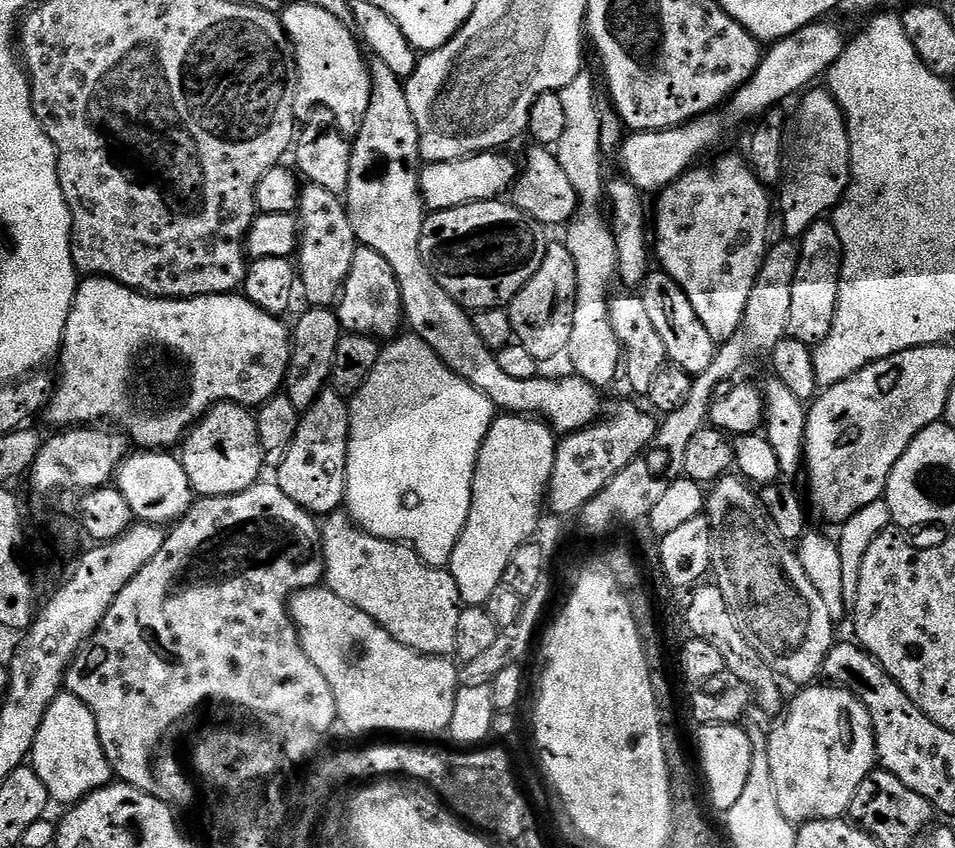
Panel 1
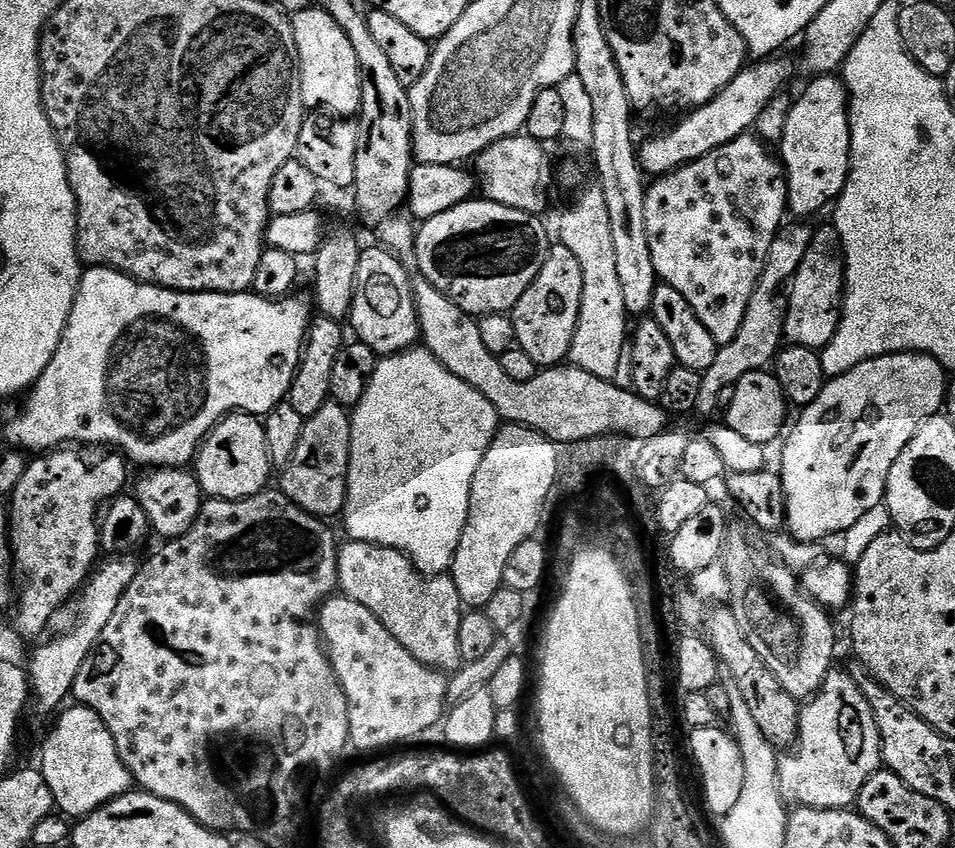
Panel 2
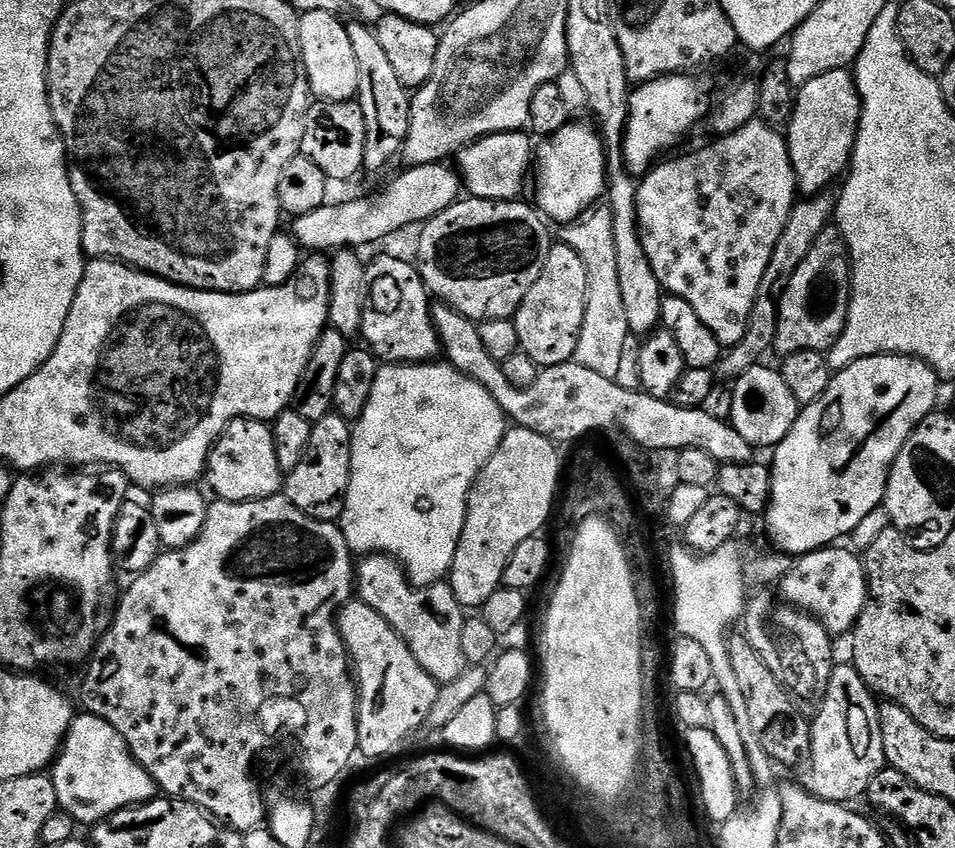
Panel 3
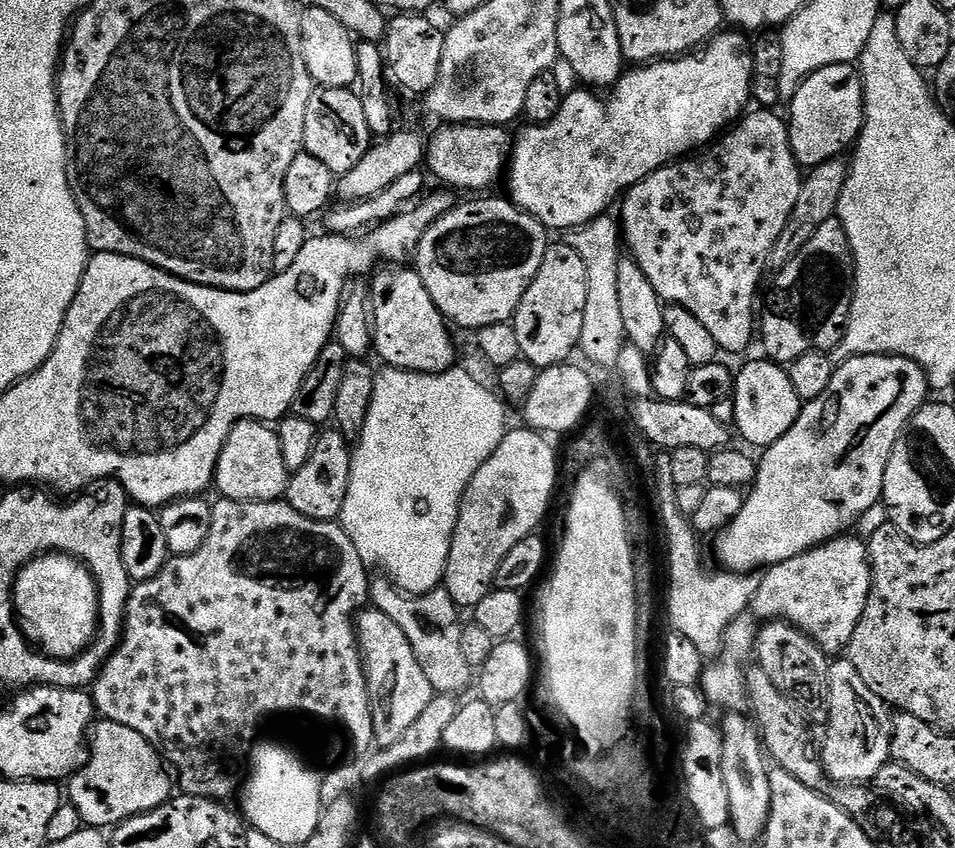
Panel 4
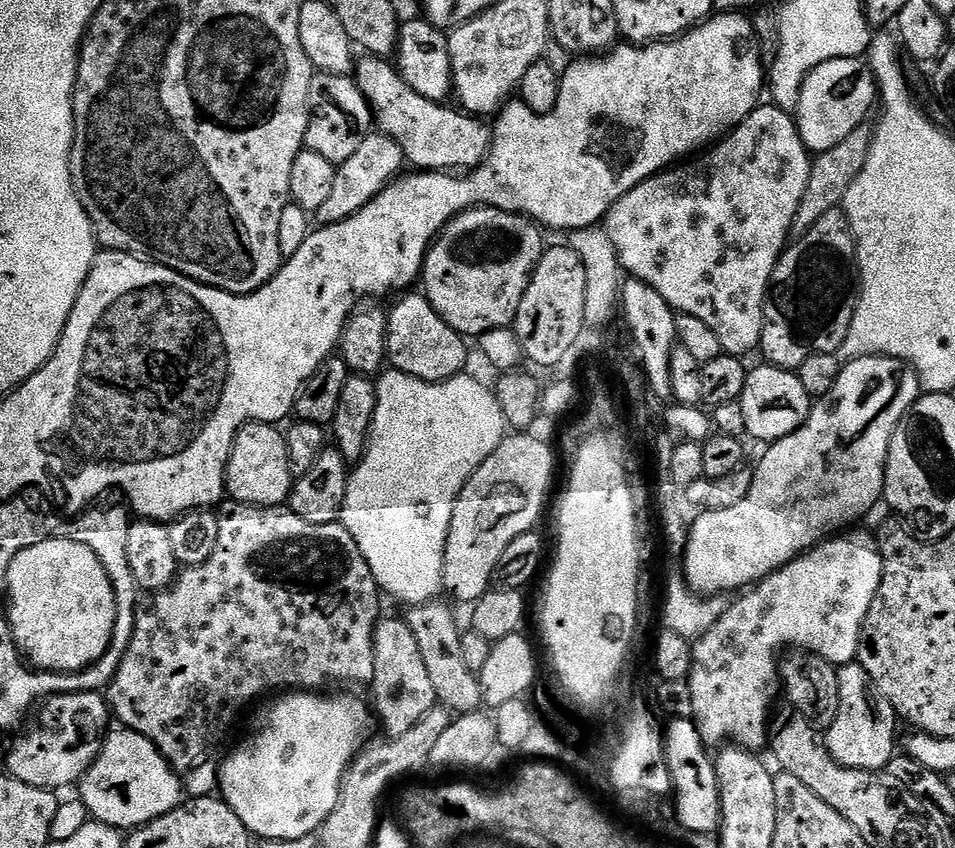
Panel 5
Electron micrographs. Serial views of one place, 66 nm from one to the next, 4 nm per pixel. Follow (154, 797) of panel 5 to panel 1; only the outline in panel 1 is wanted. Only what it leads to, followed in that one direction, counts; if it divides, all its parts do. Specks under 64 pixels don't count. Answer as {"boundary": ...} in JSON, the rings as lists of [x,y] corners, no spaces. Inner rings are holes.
{"boundary":[[[61,694],[54,698],[38,738],[30,753],[30,767],[42,778],[49,797],[63,806],[79,804],[86,796],[92,795],[100,788],[113,783],[114,773],[108,765],[104,747],[100,745],[100,735],[94,714],[76,696]]]}

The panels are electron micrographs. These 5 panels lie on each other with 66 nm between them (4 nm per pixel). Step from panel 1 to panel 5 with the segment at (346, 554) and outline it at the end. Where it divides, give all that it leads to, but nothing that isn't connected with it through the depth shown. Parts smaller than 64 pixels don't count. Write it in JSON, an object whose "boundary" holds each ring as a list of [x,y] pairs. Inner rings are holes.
{"boundary":[[[441,602],[417,604],[407,609],[406,623],[422,650],[422,662],[426,662],[426,674],[434,686],[437,701],[453,714],[475,712],[481,707],[484,695],[477,673],[471,672],[462,659],[461,629],[456,629],[456,616]]]}

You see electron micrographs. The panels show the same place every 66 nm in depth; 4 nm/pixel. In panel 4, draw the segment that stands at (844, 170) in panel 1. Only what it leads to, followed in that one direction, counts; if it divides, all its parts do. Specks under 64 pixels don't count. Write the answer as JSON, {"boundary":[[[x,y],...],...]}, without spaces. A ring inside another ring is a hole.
{"boundary":[[[835,64],[826,66],[814,74],[810,74],[797,90],[796,95],[791,97],[792,120],[788,124],[788,137],[790,146],[796,155],[801,169],[811,170],[827,160],[843,157],[844,151],[855,145],[860,132],[864,129],[864,79],[852,64]]]}

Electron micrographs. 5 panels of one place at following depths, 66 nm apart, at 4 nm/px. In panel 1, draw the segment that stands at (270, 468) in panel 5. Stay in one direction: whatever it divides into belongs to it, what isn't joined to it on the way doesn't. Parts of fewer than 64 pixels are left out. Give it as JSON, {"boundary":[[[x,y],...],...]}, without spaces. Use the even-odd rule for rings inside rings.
{"boundary":[[[217,404],[184,437],[184,453],[179,453],[178,459],[197,497],[238,494],[261,479],[260,471],[266,468],[264,452],[260,448],[256,416],[248,412],[251,411],[243,404]]]}

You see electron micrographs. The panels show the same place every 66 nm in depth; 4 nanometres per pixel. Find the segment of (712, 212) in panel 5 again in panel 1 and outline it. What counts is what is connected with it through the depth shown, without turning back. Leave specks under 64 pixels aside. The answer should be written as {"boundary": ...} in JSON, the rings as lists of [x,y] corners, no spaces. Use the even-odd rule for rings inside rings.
{"boundary":[[[724,156],[713,168],[693,167],[655,197],[655,259],[657,256],[662,271],[682,286],[686,298],[690,298],[690,306],[694,306],[694,314],[698,314],[702,326],[706,326],[717,345],[734,338],[734,330],[744,321],[750,290],[754,290],[754,282],[764,265],[764,255],[770,247],[768,231],[772,228],[772,216],[774,220],[774,200],[768,197],[770,188],[759,180],[749,161],[743,158]]]}

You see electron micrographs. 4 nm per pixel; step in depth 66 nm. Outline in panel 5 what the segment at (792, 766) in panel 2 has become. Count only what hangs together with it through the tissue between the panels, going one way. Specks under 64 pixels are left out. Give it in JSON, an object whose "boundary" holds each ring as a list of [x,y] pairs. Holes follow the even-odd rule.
{"boundary":[[[860,663],[845,664],[836,673],[838,678],[838,710],[834,722],[826,730],[826,747],[828,753],[837,760],[842,768],[854,770],[866,770],[879,773],[892,760],[896,748],[896,724],[898,717],[890,706],[890,702],[880,699],[875,688],[872,687],[872,679],[866,674],[866,670]]]}

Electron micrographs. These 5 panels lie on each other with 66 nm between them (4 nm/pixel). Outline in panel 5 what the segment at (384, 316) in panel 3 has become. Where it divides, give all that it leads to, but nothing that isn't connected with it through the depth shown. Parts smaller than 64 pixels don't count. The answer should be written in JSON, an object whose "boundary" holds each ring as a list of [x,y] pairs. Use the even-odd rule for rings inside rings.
{"boundary":[[[404,294],[399,297],[393,308],[387,309],[388,314],[388,354],[387,363],[391,365],[397,372],[404,372],[407,376],[418,378],[422,382],[430,382],[431,384],[441,384],[450,378],[461,375],[465,371],[464,368],[468,364],[468,348],[465,337],[457,334],[450,326],[446,326],[446,322],[442,322],[439,314],[428,305],[428,300],[422,294],[416,296],[408,296],[412,294]]]}

